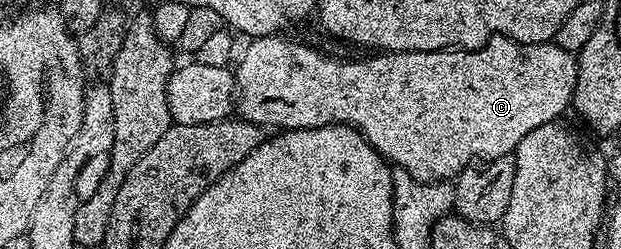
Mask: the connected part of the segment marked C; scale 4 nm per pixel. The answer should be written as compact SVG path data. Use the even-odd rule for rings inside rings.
M269 34L263 38L249 39L245 44L246 55L239 57L236 62L236 114L245 122L251 122L263 128L278 126L279 131L283 130L315 130L318 126L329 126L341 124L352 126L359 130L374 149L393 164L397 169L407 170L416 180L421 182L445 182L457 179L458 175L478 160L489 160L499 158L505 154L513 154L514 150L536 128L544 124L561 119L565 110L571 109L574 101L574 89L578 83L578 59L575 55L564 52L564 48L555 46L553 41L537 42L536 44L524 44L513 42L511 38L490 39L485 46L476 50L460 50L451 48L449 50L399 50L397 52L378 52L375 58L354 58L351 62L341 62L338 58L329 58L310 46L301 46L298 42L289 42L278 34Z

